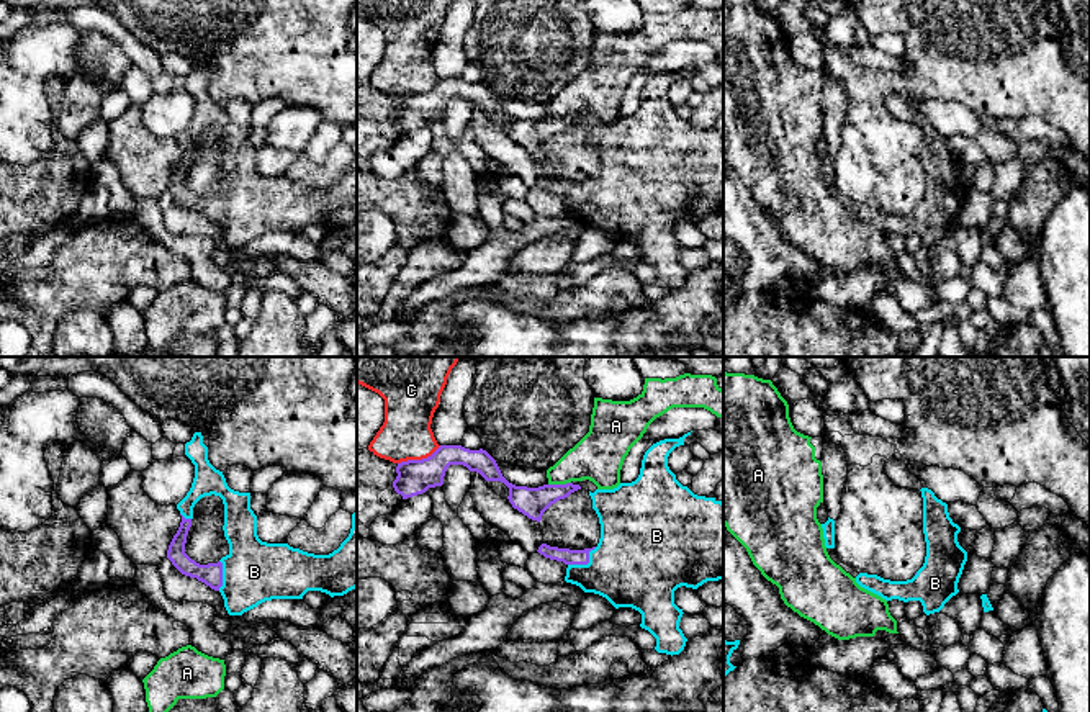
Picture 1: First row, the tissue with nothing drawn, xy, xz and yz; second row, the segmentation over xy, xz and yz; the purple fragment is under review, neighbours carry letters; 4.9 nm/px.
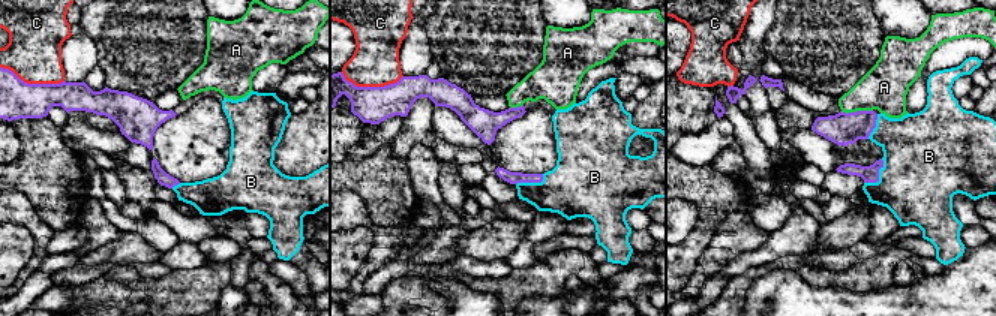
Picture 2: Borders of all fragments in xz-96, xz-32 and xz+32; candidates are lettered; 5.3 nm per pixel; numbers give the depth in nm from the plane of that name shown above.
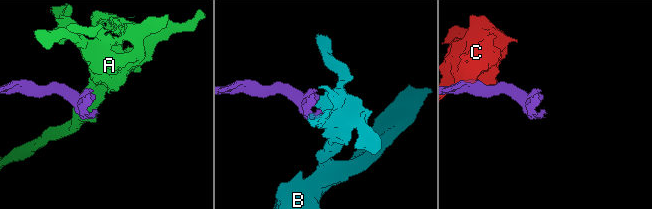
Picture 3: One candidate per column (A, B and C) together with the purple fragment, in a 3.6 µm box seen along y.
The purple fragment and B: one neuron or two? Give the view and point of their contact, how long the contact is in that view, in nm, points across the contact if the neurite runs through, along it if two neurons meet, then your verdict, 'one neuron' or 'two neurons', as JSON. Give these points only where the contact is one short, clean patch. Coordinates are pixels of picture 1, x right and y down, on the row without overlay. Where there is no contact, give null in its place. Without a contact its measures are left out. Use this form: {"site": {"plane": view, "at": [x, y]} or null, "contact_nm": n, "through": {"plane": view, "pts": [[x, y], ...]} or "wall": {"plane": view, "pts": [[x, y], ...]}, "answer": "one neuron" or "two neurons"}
{"site": {"plane": "xz", "at": [586, 197]}, "contact_nm": 170, "answer": "one neuron"}

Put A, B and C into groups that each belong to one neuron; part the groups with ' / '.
A / B / C

